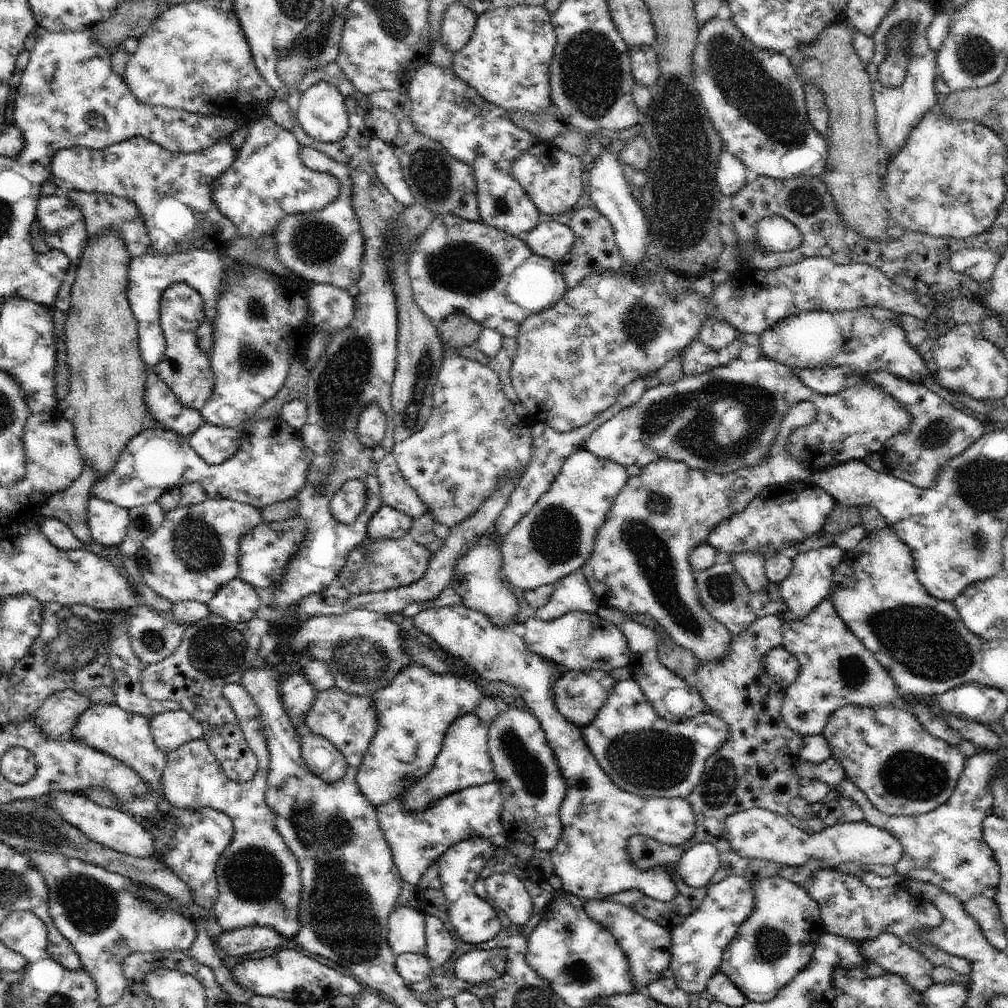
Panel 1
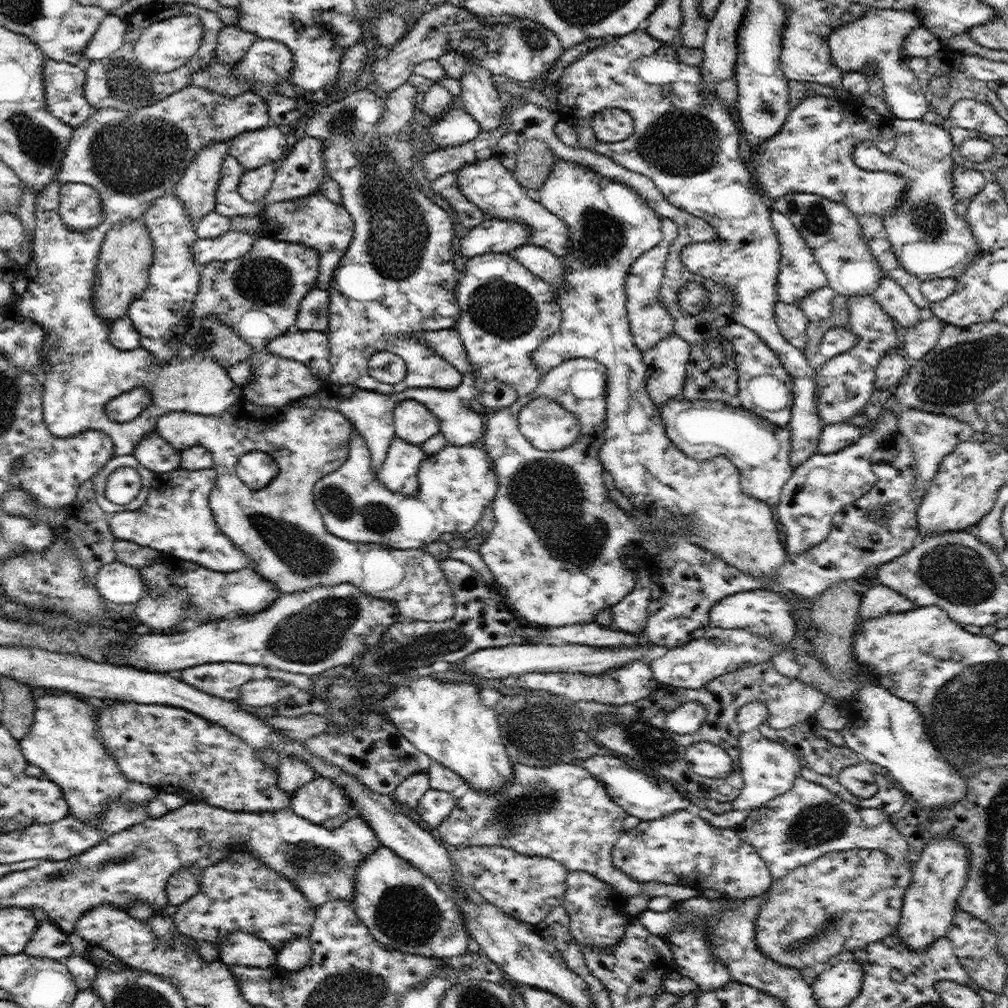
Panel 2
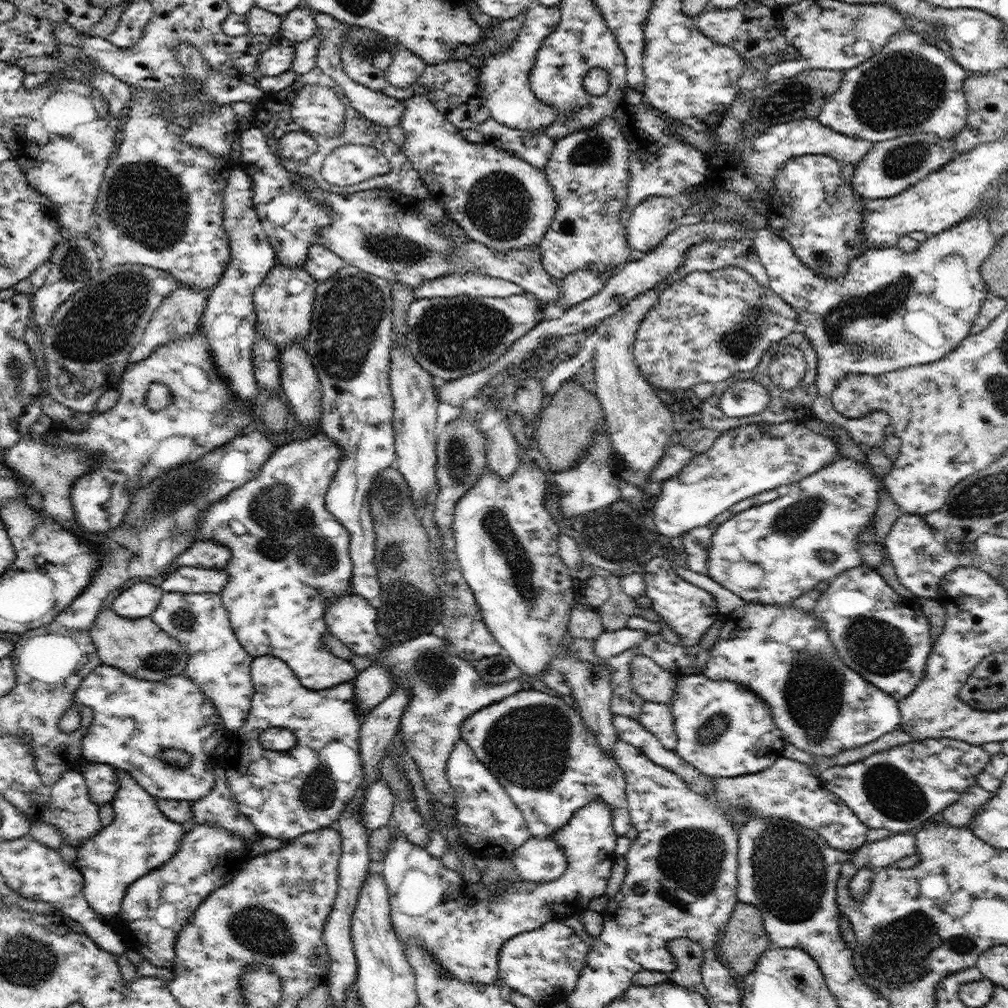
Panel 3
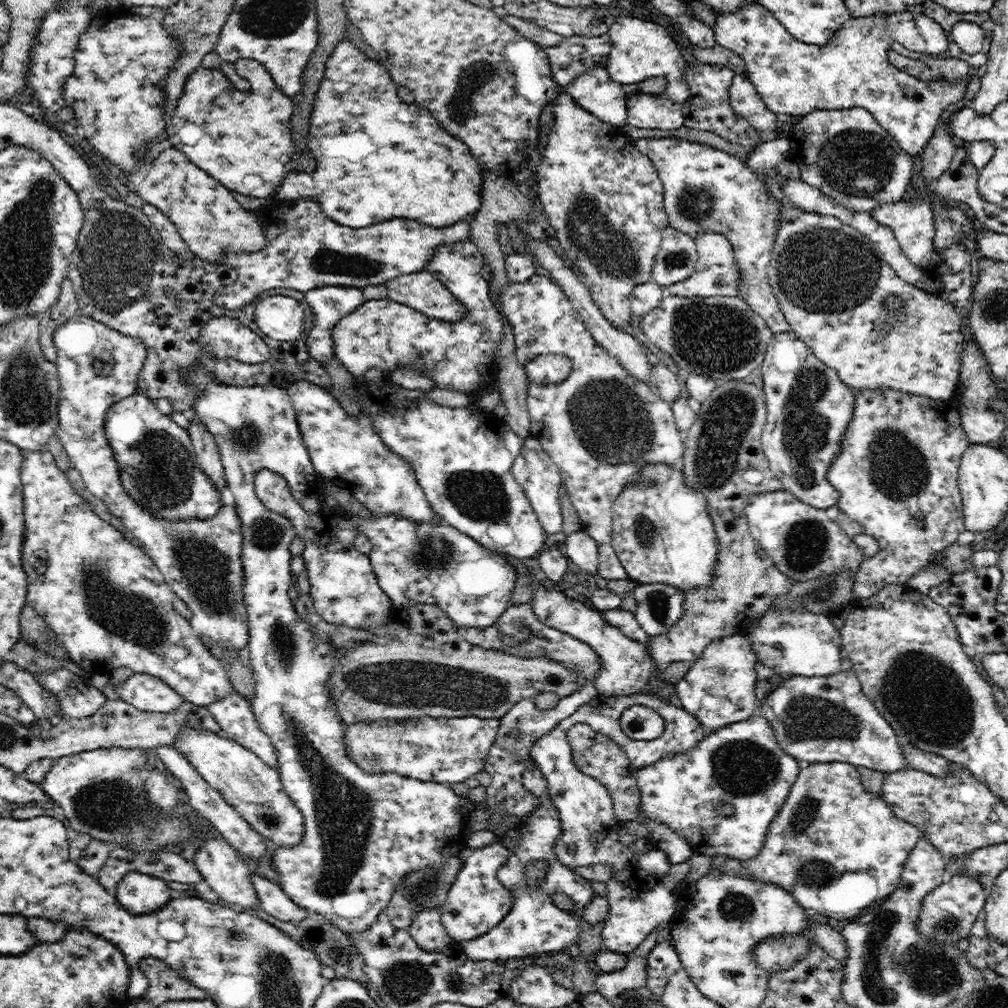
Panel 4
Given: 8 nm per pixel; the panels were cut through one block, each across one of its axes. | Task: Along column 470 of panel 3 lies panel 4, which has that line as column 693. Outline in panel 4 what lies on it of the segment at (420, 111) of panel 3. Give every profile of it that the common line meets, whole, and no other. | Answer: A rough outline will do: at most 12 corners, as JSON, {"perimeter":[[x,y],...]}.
{"perimeter":[[675,137],[634,143],[669,226],[726,236],[738,297],[792,331],[768,280],[781,204],[737,155]]}

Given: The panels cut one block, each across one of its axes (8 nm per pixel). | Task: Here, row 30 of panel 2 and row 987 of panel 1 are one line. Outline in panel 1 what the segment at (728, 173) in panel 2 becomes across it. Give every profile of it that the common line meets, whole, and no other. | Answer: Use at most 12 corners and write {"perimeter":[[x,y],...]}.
{"perimeter":[[621,903],[585,913],[627,954],[640,990],[669,974],[671,931]]}

